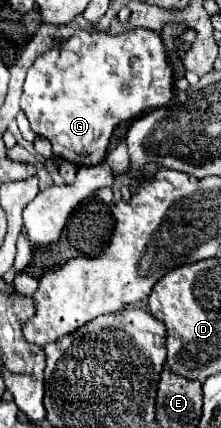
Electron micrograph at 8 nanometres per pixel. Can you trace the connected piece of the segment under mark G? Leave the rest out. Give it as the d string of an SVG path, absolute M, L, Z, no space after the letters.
M136 28L120 34L108 30L78 30L70 40L44 52L28 70L22 90L22 110L32 130L52 142L52 152L78 166L94 166L104 162L108 142L118 124L142 116L154 108L166 106L174 98L174 76L166 58L166 46L158 32Z

